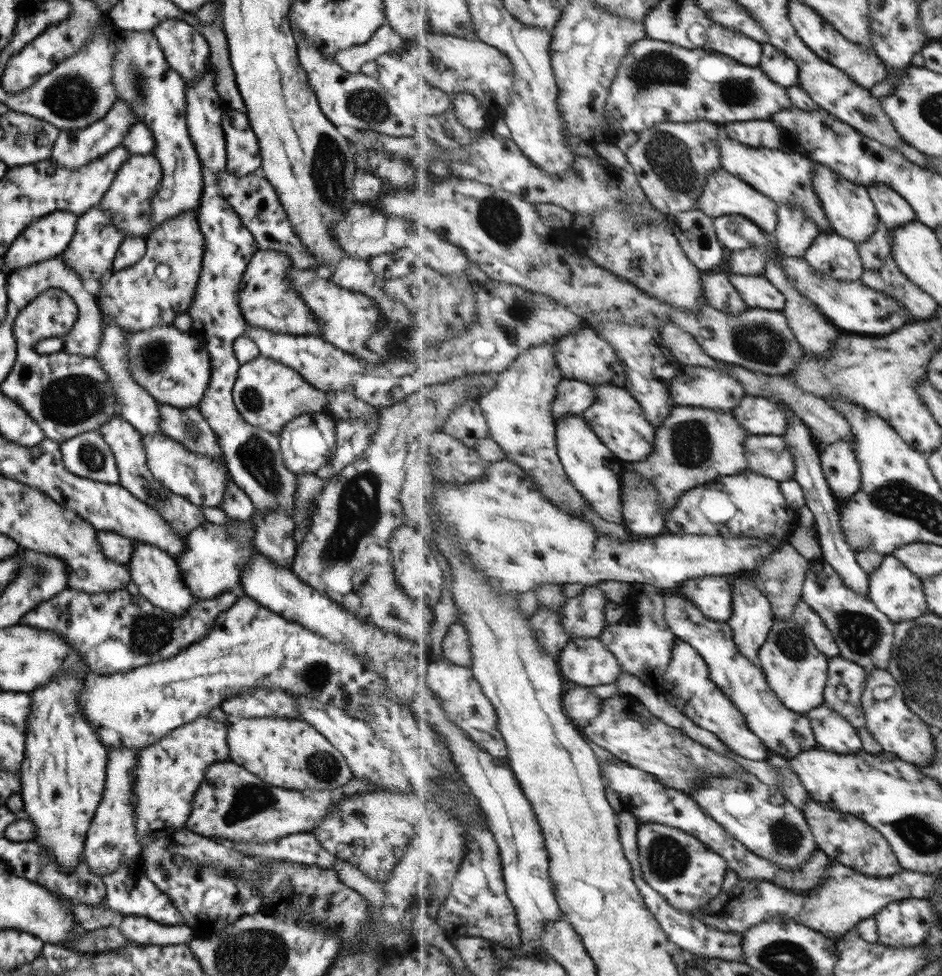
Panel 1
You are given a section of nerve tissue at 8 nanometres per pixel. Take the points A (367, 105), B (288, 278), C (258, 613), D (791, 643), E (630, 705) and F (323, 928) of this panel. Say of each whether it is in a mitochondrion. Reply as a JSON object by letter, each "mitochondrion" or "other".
{"A":"mitochondrion","B":"other","C":"other","D":"mitochondrion","E":"other","F":"other"}

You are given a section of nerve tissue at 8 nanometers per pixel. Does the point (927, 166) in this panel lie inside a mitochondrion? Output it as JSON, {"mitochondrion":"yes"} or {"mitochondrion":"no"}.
{"mitochondrion":"no"}

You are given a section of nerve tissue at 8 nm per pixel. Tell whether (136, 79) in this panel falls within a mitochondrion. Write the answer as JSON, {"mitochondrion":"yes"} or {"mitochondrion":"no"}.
{"mitochondrion":"yes"}

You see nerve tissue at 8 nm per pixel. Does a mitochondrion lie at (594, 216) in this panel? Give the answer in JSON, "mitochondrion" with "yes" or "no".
{"mitochondrion":"no"}

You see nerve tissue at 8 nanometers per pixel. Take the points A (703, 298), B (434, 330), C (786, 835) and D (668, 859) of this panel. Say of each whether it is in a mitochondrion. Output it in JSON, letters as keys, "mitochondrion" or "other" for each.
{"A":"other","B":"other","C":"mitochondrion","D":"mitochondrion"}

